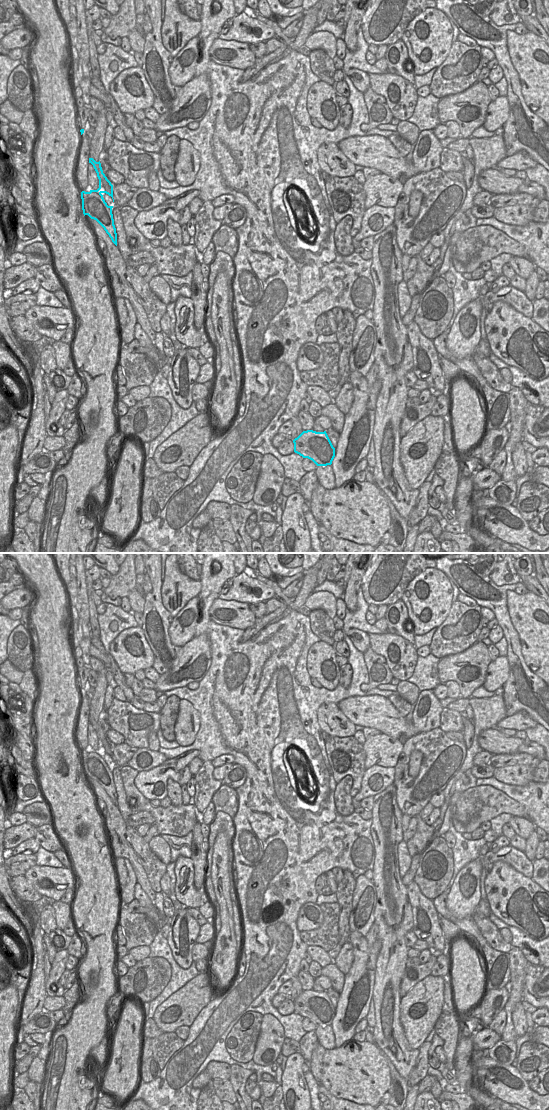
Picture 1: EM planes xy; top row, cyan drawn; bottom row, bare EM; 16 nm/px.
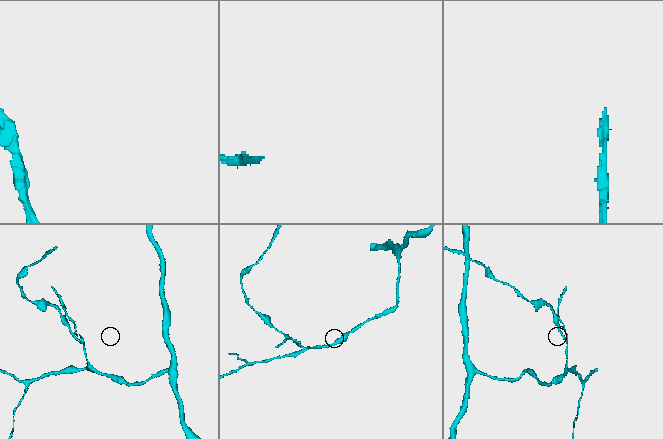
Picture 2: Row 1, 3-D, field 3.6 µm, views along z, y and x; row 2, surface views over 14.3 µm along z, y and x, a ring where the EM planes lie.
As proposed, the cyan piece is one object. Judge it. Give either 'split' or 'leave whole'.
split

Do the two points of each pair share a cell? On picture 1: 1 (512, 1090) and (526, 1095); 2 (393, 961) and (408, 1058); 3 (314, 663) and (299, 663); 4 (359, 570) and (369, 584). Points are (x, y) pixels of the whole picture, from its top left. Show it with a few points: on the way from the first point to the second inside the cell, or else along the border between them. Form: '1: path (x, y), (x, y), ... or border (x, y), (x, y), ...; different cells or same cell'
1: path (515, 1090), (523, 1095); same cell
2: path (393, 985), (388, 994), (388, 1023), (394, 1034); same cell
3: border (317, 642), (308, 651), (307, 672), (310, 677); different cells
4: border (370, 563), (359, 586); different cells

